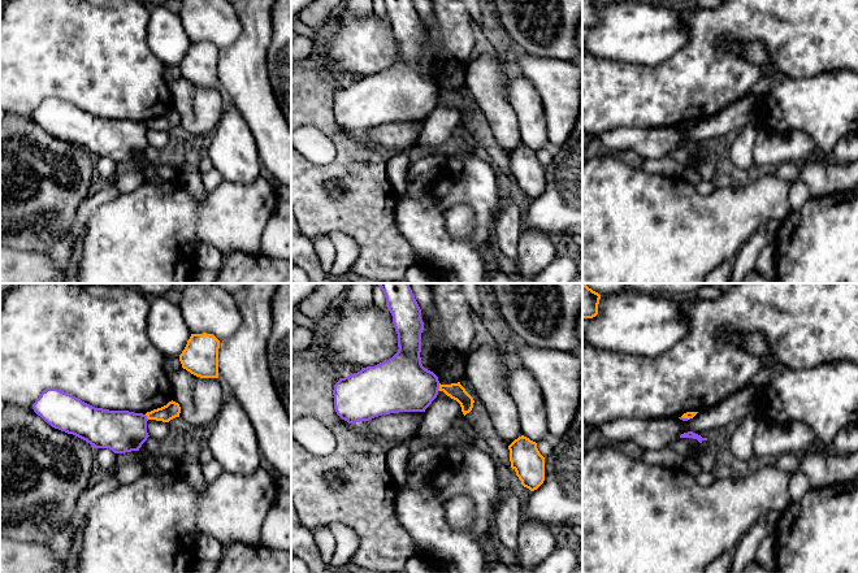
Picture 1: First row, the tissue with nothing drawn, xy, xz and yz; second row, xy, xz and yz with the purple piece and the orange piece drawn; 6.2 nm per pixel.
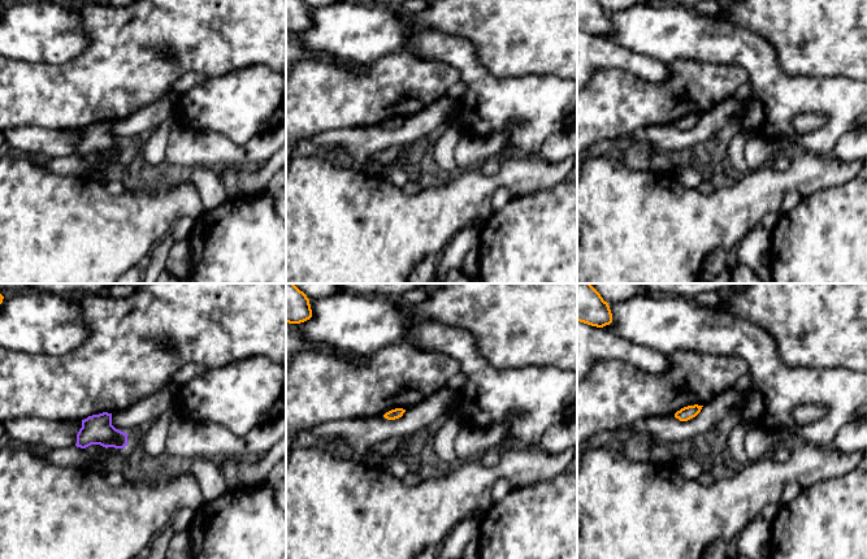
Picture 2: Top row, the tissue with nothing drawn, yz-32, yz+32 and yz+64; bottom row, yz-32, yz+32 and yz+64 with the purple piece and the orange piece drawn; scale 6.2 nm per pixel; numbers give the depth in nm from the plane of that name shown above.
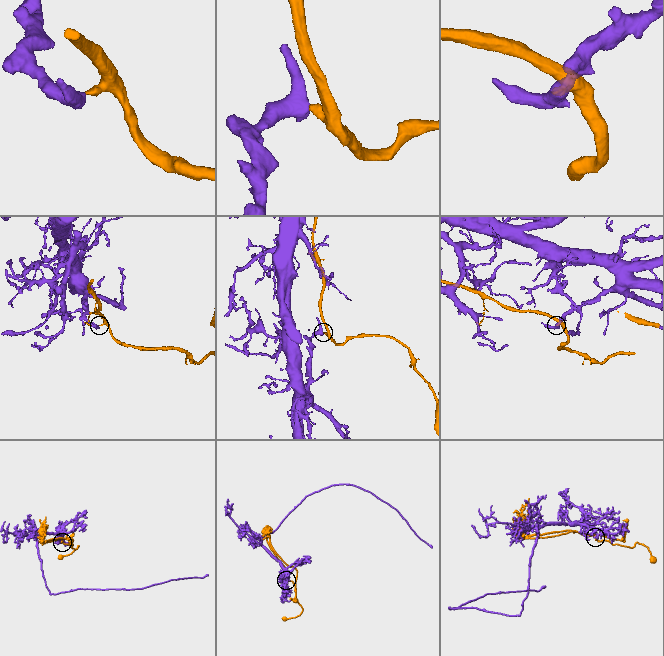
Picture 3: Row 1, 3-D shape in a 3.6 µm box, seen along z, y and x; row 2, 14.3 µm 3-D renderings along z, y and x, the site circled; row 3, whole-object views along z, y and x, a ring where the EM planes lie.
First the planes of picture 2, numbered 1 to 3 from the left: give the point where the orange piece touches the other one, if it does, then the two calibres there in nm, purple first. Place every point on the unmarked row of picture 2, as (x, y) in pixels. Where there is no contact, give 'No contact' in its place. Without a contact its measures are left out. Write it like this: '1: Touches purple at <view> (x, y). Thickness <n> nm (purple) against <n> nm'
1: No contact
2: No contact
3: No contact

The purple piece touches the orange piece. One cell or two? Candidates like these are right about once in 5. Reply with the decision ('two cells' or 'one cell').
two cells

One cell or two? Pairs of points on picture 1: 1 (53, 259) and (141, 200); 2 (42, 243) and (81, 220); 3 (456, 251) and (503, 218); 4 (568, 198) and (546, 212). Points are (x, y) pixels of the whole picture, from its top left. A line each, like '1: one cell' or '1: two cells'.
1: two cells
2: two cells
3: two cells
4: one cell

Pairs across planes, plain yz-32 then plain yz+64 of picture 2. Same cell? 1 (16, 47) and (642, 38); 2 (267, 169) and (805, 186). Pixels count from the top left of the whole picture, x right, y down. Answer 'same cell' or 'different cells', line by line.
1: same cell
2: same cell

